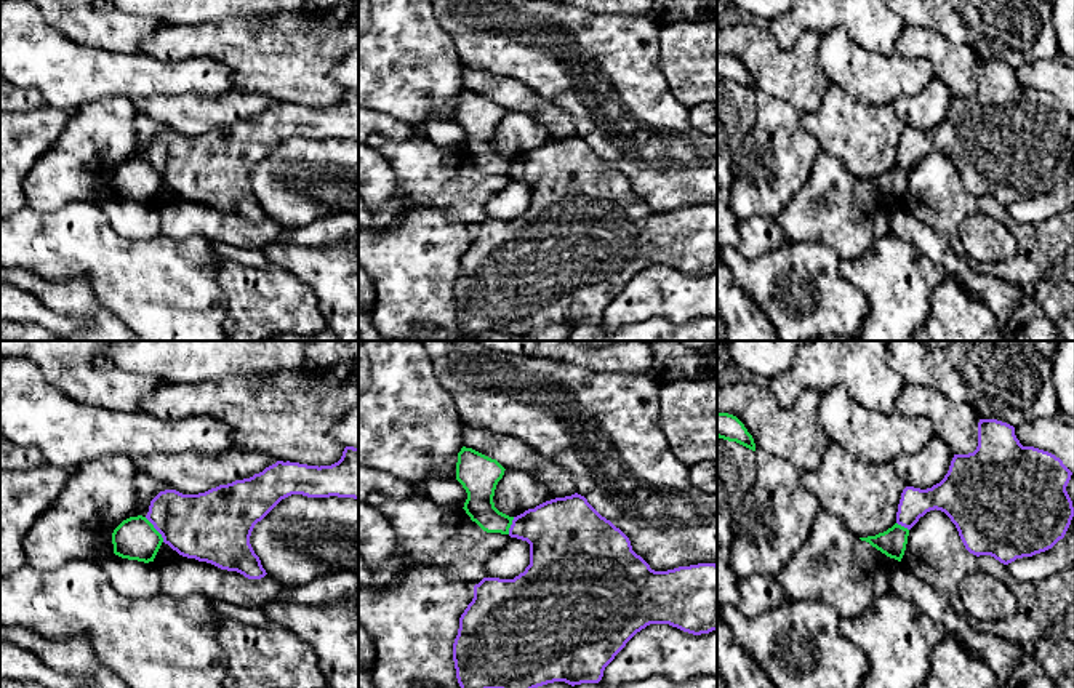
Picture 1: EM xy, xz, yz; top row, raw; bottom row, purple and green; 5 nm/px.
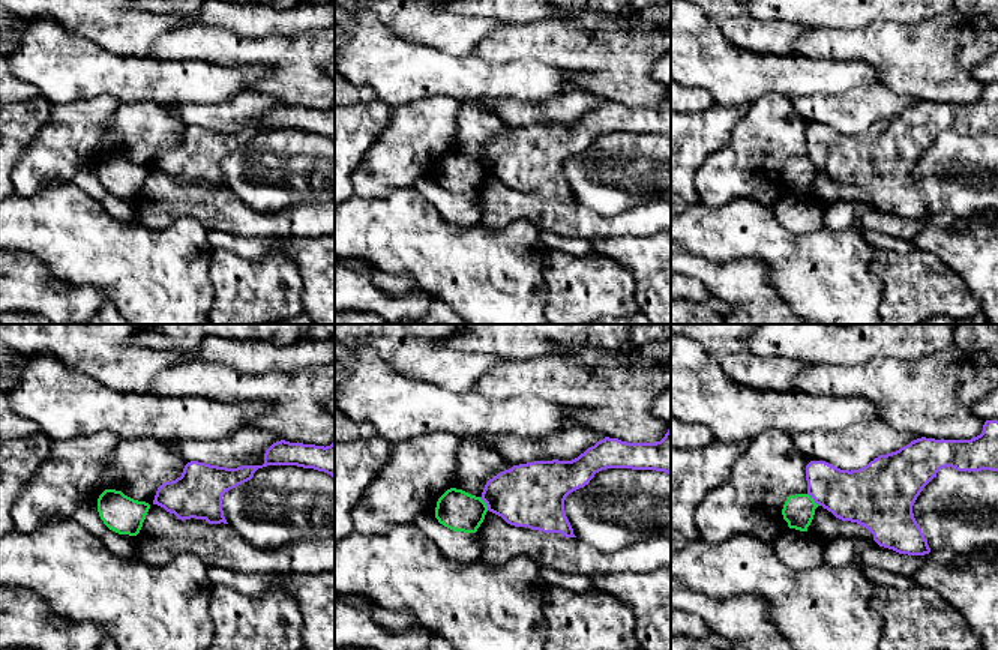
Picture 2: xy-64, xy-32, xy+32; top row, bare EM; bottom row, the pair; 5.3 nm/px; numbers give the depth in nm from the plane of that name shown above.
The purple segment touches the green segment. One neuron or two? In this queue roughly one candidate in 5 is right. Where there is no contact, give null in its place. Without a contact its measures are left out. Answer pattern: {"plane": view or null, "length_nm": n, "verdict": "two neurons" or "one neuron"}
{"plane": "xy", "length_nm": 160, "verdict": "two neurons"}

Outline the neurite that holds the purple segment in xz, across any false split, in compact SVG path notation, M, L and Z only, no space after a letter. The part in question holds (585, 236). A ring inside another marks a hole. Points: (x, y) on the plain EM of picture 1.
M578 134L514 158L509 178L530 186L530 206L514 221L483 219L474 227L474 240L459 259L453 285L456 320L466 339L485 331L522 336L554 323L599 325L615 298L650 266L669 266L693 277L717 272L715 205L651 211L632 192L629 179Z

